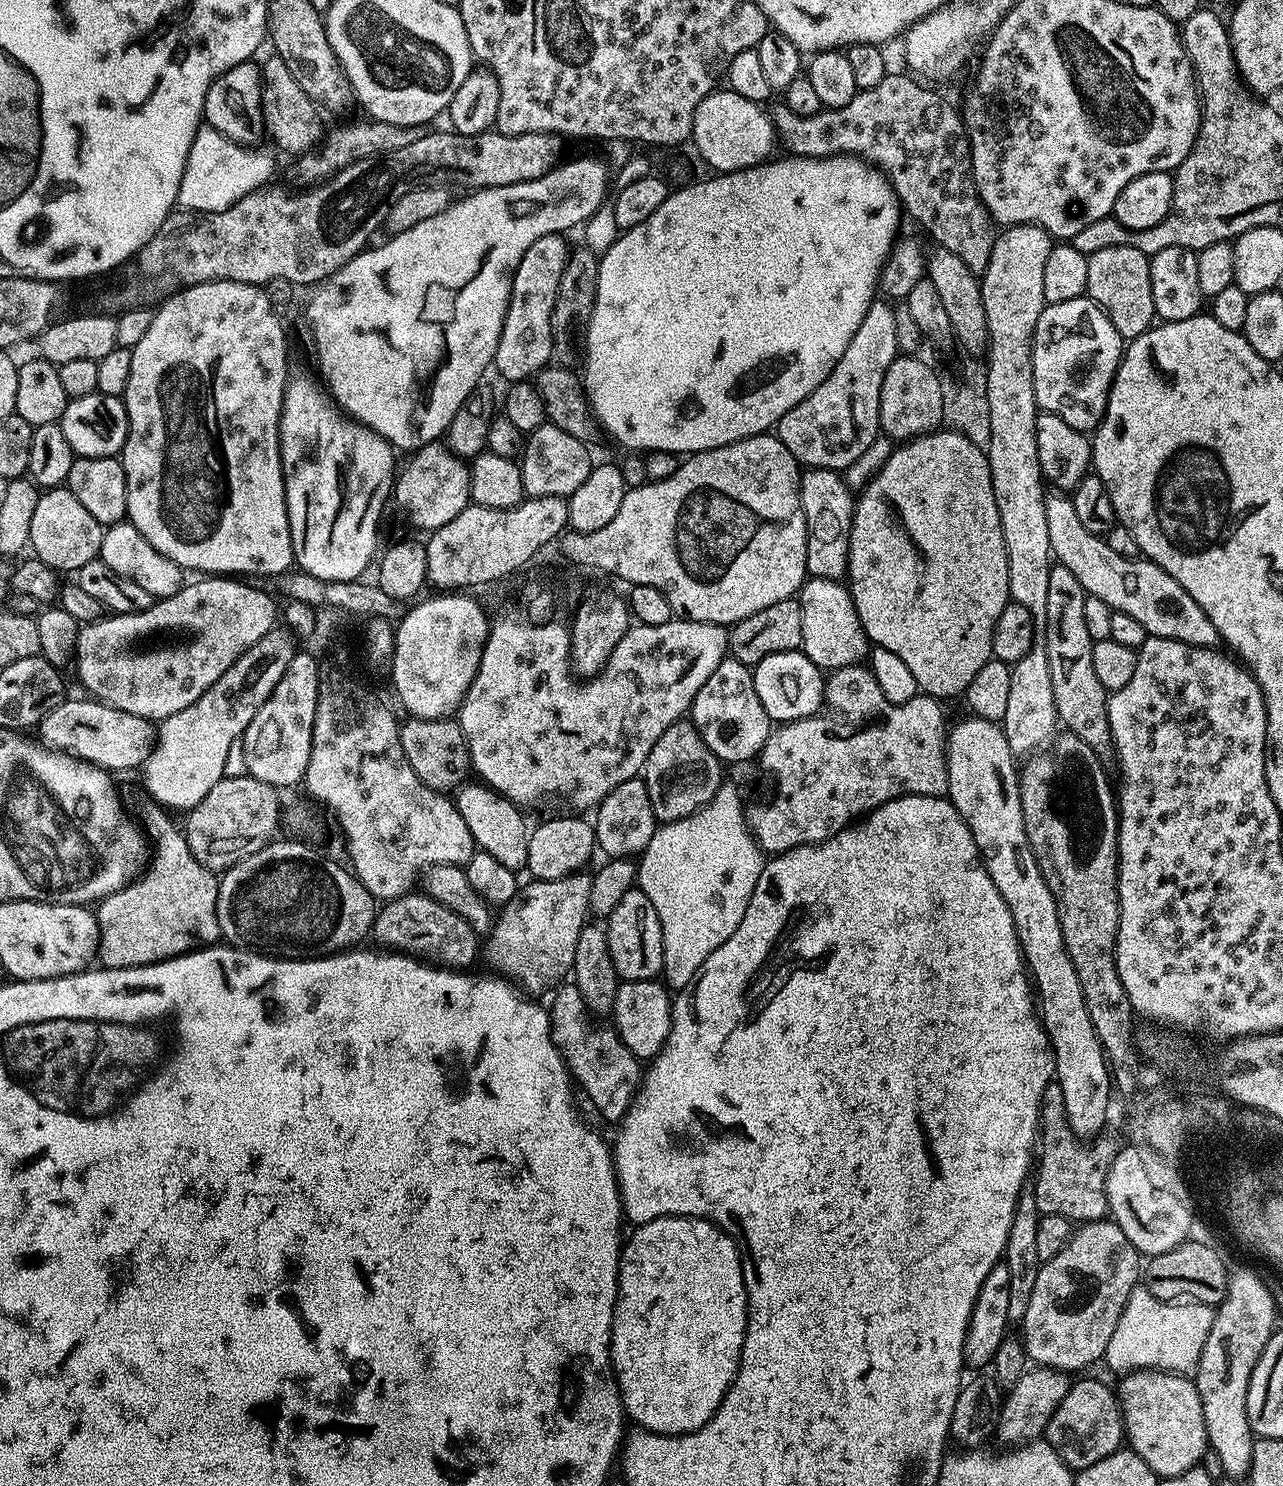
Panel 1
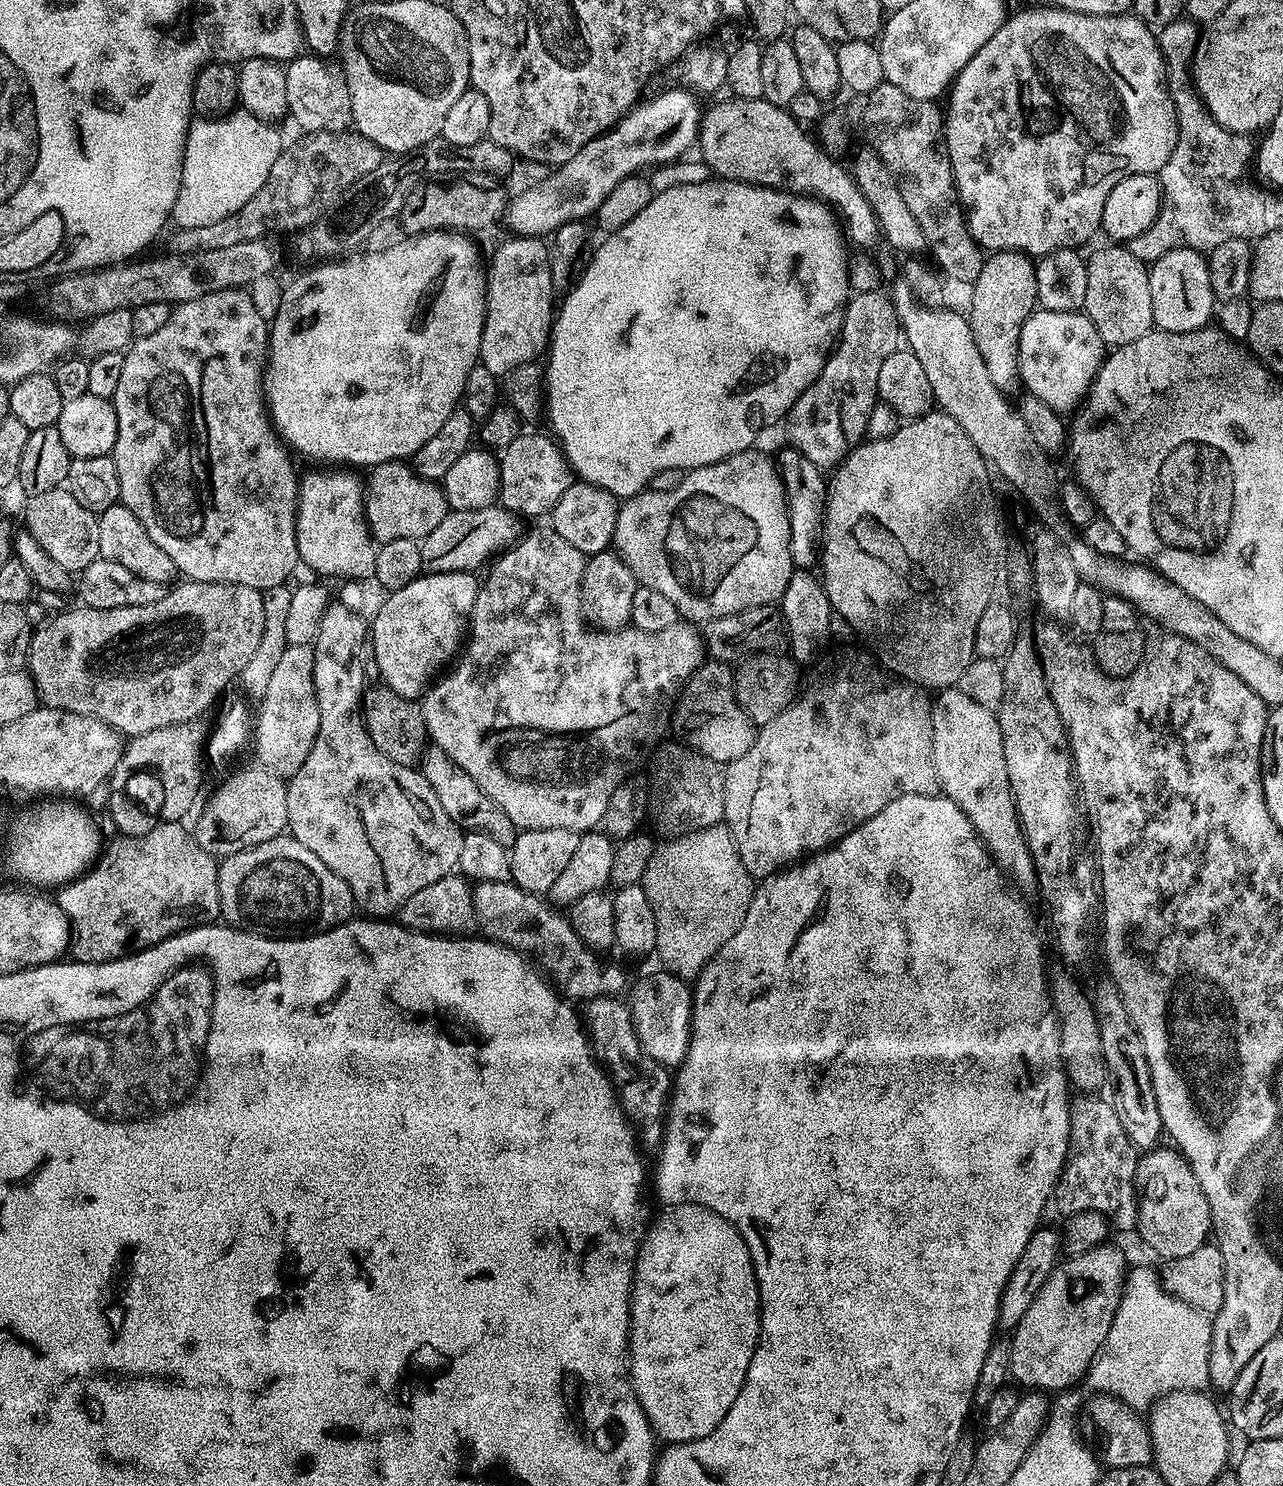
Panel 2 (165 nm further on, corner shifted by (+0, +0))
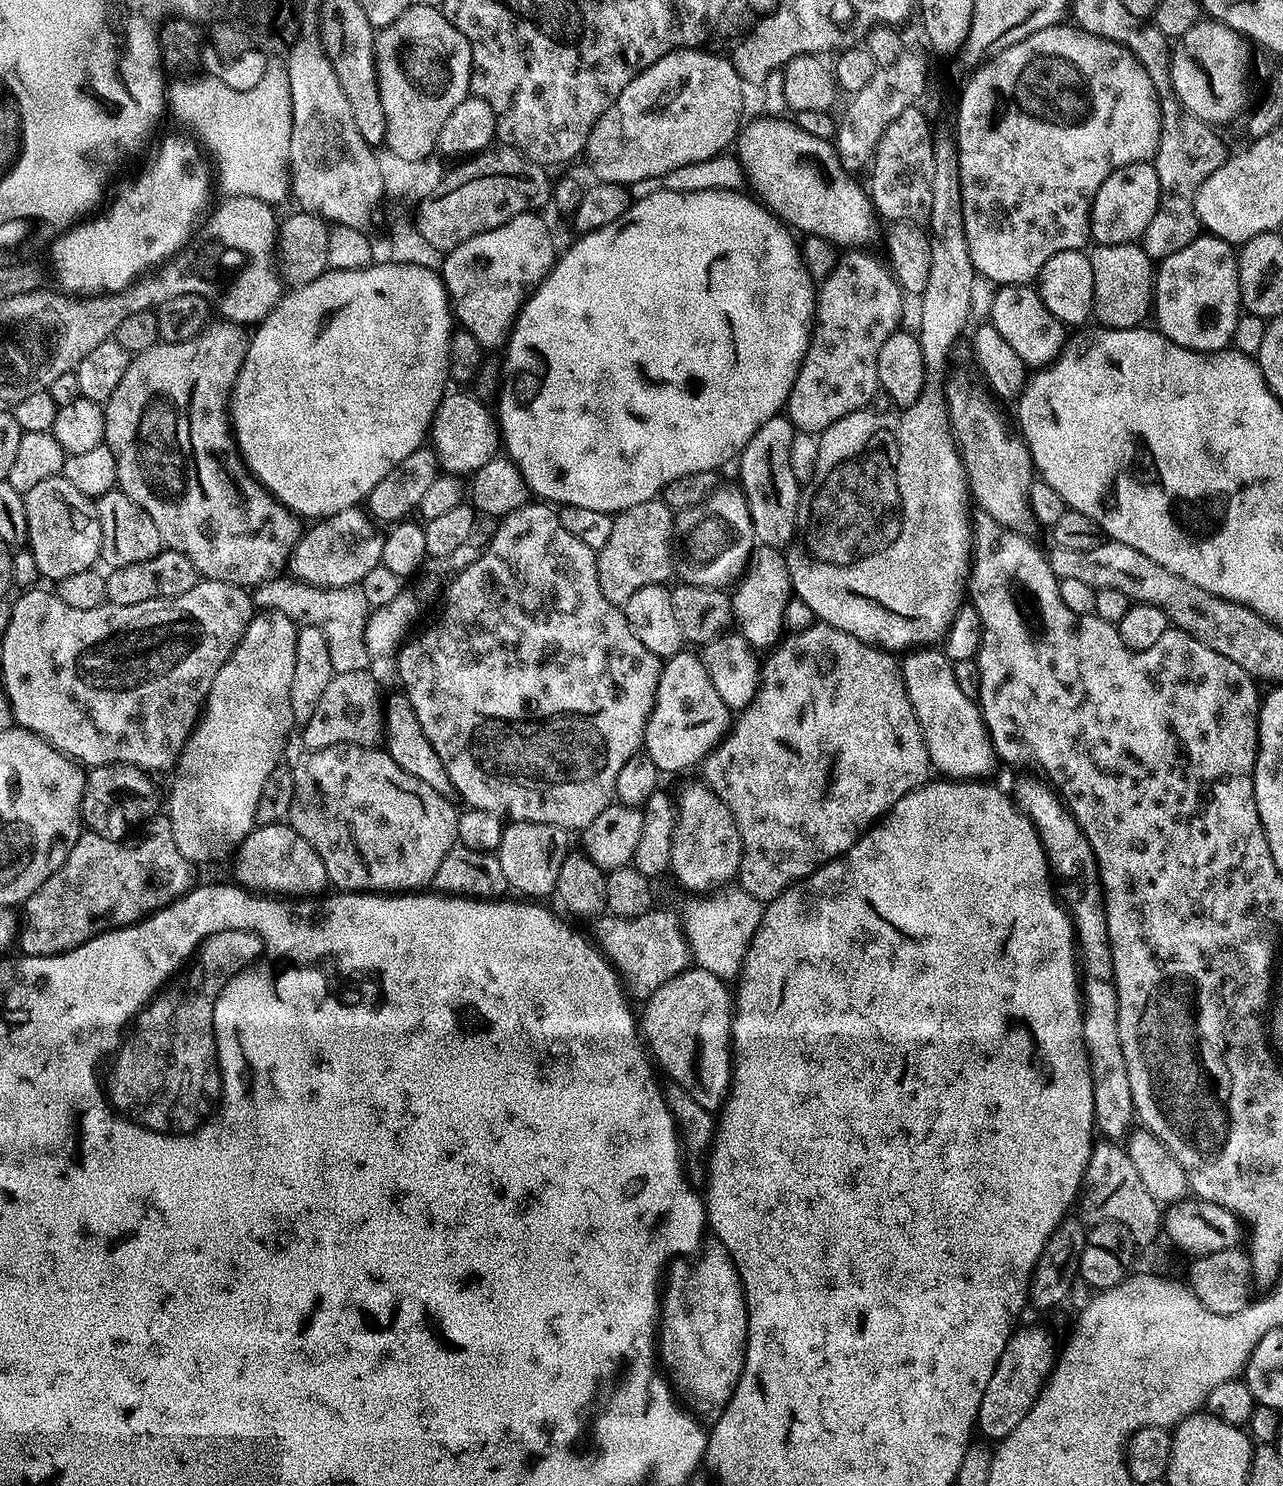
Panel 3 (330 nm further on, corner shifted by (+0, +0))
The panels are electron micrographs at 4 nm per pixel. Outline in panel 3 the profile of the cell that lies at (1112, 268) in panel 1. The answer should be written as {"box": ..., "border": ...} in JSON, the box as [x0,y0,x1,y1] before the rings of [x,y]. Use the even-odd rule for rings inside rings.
{"box":[1088,243,1154,328],"border":[[[1139,243],[1096,244],[1088,252],[1094,272],[1092,316],[1105,328],[1138,328],[1154,308],[1154,261]]]}

